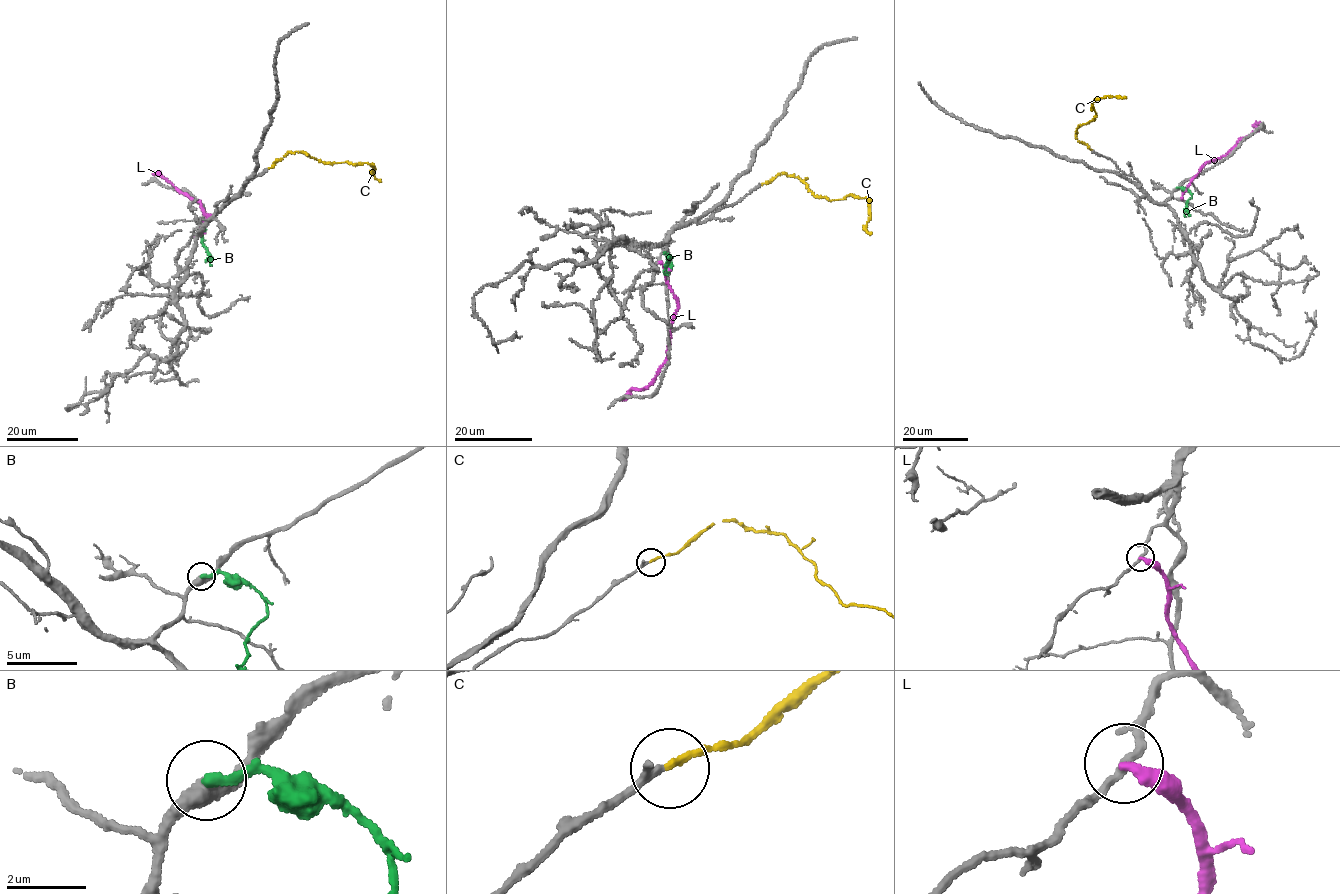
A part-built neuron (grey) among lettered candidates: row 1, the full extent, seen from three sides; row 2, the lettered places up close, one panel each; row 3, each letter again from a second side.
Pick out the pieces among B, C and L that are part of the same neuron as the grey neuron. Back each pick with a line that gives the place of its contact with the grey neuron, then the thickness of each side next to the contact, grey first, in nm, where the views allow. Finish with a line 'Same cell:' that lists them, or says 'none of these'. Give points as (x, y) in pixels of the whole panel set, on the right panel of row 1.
C: (1091, 149) | 160/160 nm
Same cell: C

